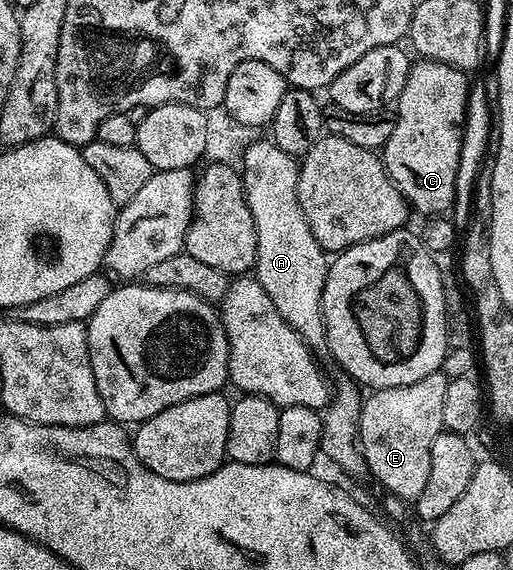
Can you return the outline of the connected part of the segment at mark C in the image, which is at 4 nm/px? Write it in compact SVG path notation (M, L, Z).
M421 59L409 68L407 85L395 104L395 122L391 137L383 148L385 172L414 212L422 217L436 217L448 212L456 197L456 170L459 169L461 136L465 127L465 107L468 104L470 80L466 72L433 59Z

